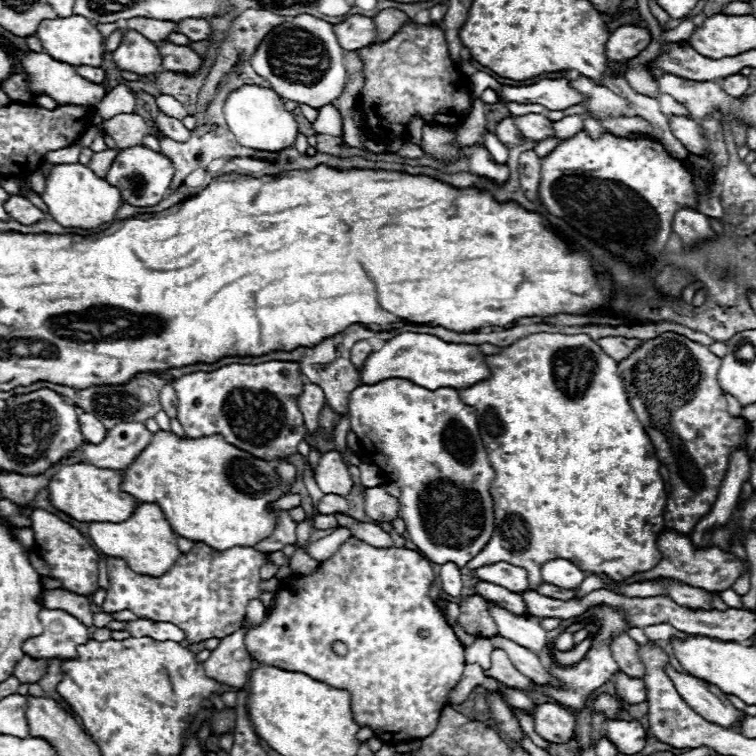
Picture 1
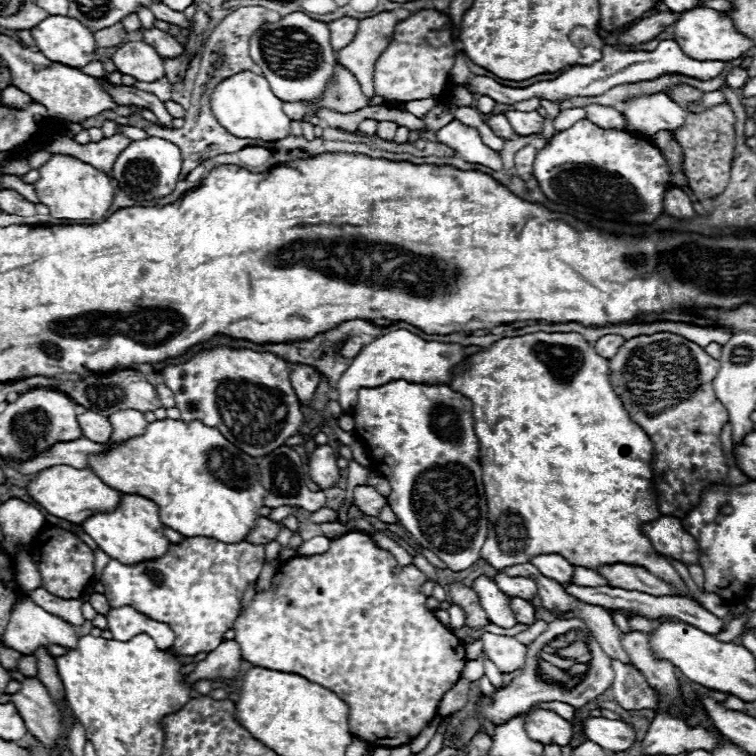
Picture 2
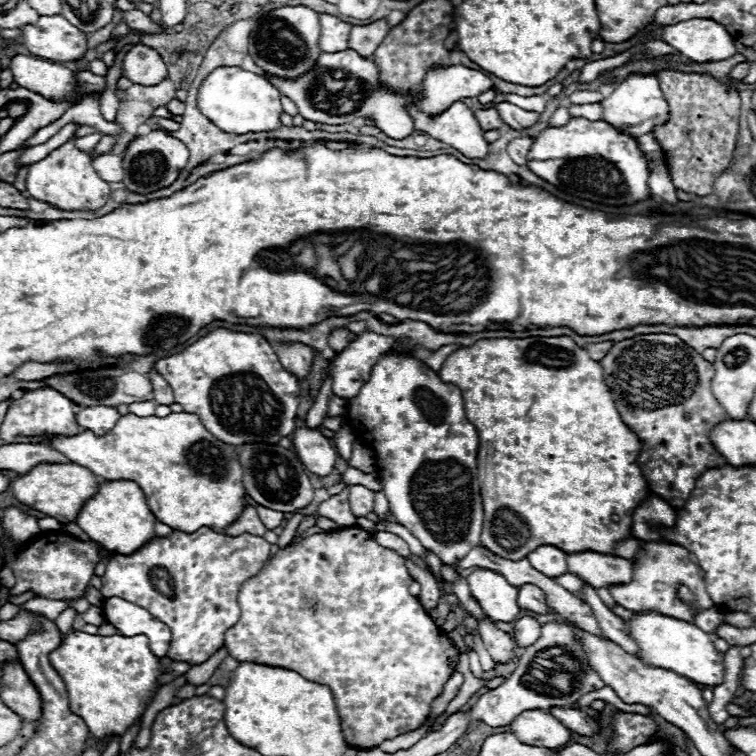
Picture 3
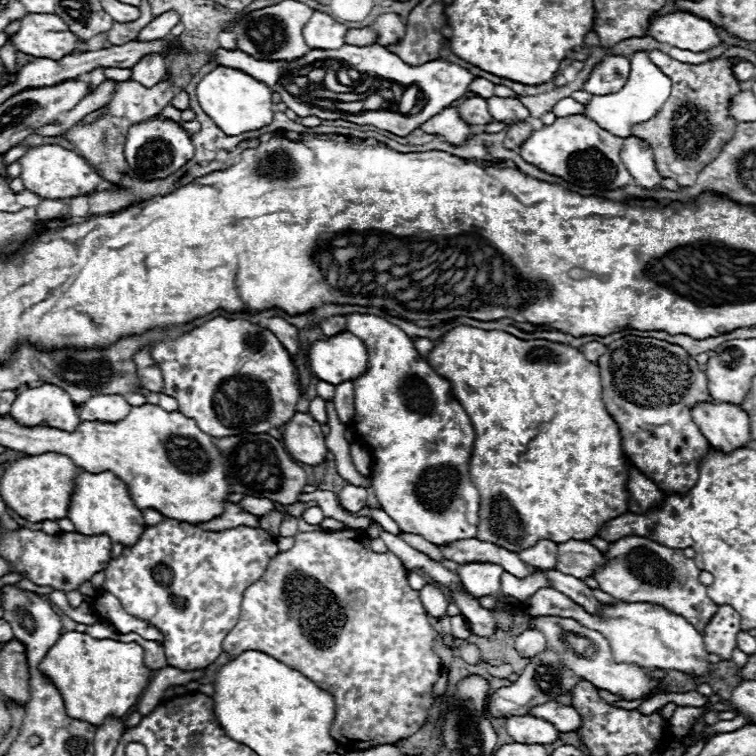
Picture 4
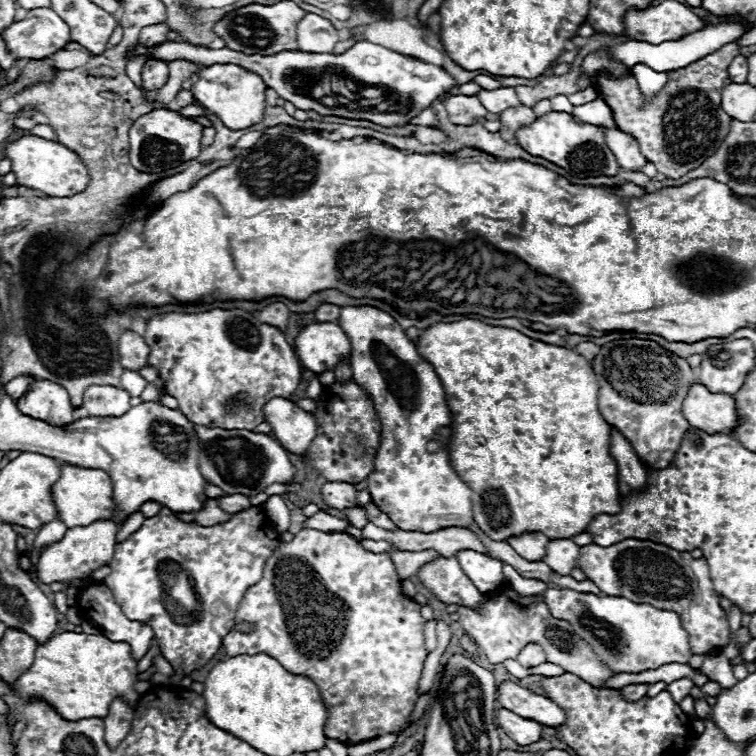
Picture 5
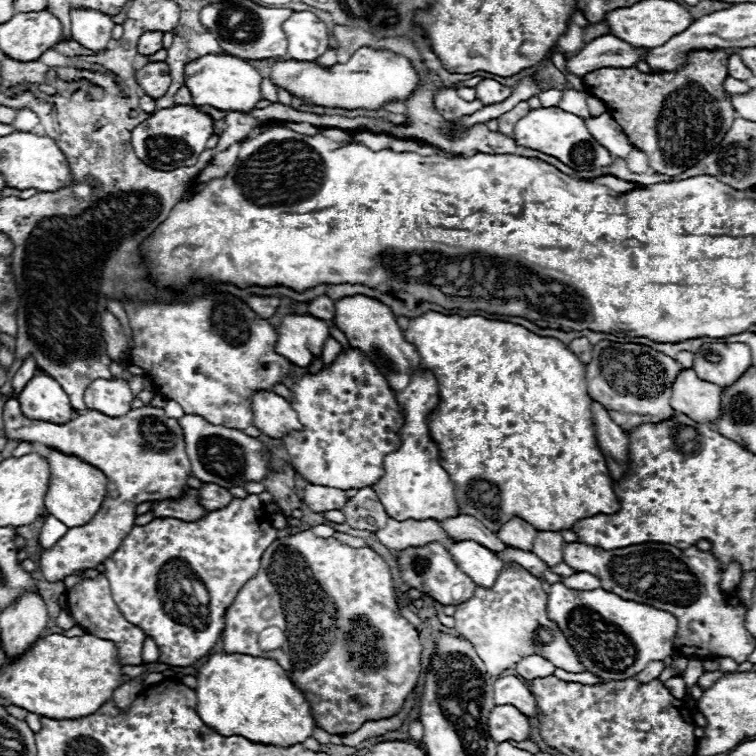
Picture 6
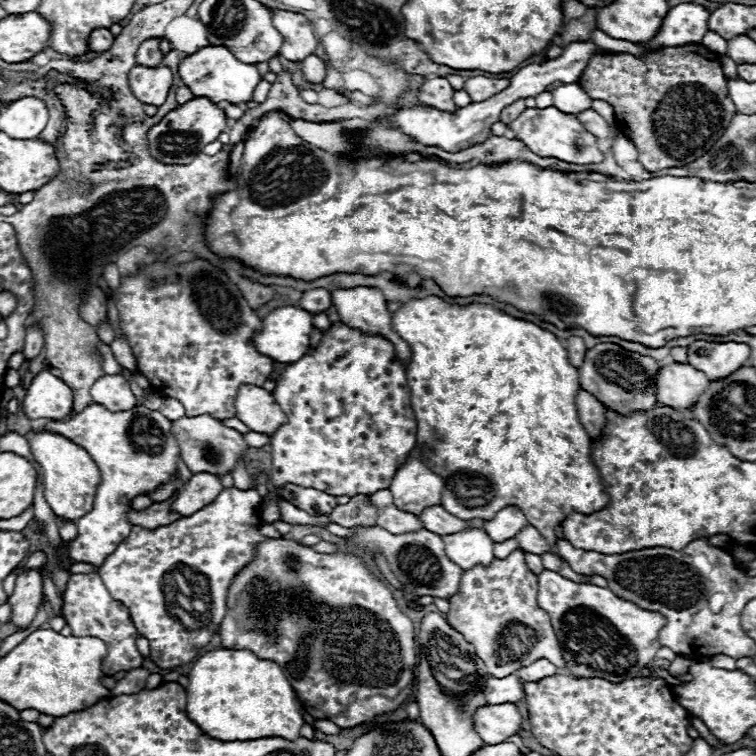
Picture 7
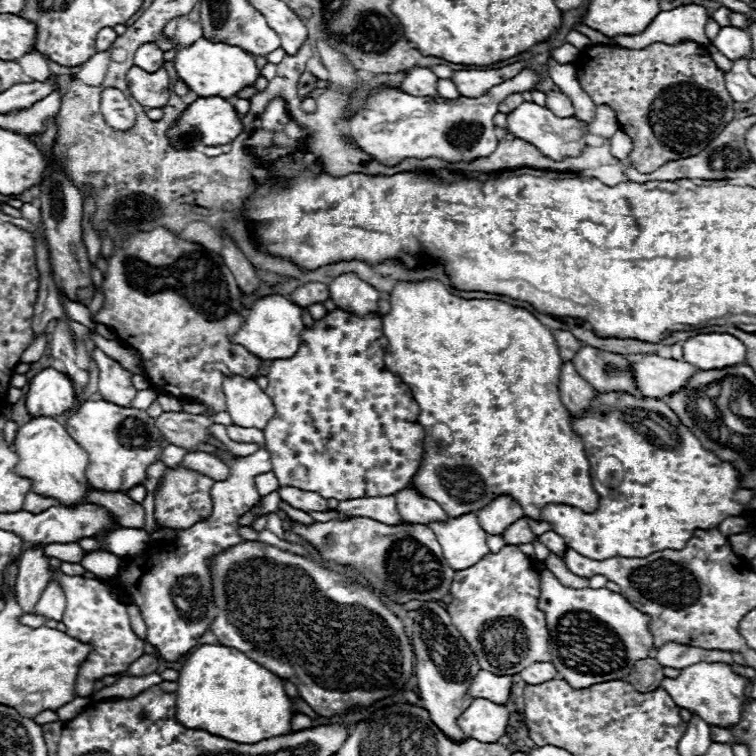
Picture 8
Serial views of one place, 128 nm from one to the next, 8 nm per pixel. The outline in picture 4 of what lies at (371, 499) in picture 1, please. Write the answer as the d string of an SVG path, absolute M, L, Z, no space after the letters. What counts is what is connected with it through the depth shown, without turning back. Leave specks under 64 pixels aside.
M346 484L340 492L338 492L338 500L340 504L348 510L348 512L358 512L366 506L366 498L368 498L368 490L362 486L352 486Z

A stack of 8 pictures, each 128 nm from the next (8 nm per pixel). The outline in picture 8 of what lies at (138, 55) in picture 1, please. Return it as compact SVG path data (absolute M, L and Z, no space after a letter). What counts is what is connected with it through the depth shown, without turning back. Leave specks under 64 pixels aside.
M132 66L126 74L130 94L144 108L164 108L170 98L170 76L164 68L156 72L144 72L138 66Z

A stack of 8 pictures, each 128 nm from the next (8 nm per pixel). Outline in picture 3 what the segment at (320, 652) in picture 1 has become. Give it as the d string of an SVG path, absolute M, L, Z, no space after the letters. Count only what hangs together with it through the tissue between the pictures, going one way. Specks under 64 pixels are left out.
M354 526L354 528L342 528L342 530L302 538L296 544L288 544L284 550L278 550L274 554L274 558L262 568L262 572L258 572L254 578L244 582L244 586L238 594L240 620L226 632L228 654L232 658L236 658L238 662L240 660L256 660L258 664L272 664L276 668L288 668L288 670L300 672L300 676L304 676L306 680L326 684L334 694L334 700L336 700L336 706L340 712L342 734L344 734L346 742L358 750L374 748L374 746L382 744L384 740L392 740L400 734L412 732L426 722L432 702L442 694L444 684L454 674L456 664L458 664L458 656L460 656L458 648L452 644L452 640L446 636L446 632L436 626L436 622L424 610L420 600L408 592L410 584L412 584L412 576L408 574L408 570L404 566L404 558L398 552L376 544L374 536L362 528Z

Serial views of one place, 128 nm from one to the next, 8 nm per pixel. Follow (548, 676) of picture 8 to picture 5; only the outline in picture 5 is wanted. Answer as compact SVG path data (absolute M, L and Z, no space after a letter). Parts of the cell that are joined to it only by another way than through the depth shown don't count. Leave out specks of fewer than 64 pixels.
M526 644L526 646L520 650L520 654L518 654L516 660L518 660L524 668L532 668L532 666L538 666L538 664L546 662L546 654L544 654L544 650L542 650L538 644Z

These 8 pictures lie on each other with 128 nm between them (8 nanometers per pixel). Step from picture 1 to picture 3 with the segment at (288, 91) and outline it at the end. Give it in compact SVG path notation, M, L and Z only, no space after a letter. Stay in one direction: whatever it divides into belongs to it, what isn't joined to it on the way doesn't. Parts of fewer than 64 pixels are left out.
M284 6L278 10L270 10L258 22L258 26L250 32L248 52L252 54L256 66L270 76L280 76L286 80L296 80L306 72L314 70L320 52L320 22L318 14L306 6Z

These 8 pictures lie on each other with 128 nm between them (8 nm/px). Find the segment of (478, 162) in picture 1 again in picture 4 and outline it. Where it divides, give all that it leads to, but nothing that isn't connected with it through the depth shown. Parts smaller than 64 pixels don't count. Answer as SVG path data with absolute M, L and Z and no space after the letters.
M450 106L446 108L444 112L436 114L434 118L430 118L428 122L424 122L420 126L426 134L438 134L438 136L444 136L450 144L454 146L462 146L466 144L474 134L470 130L470 124L466 124L462 118L460 118L460 110L456 106Z

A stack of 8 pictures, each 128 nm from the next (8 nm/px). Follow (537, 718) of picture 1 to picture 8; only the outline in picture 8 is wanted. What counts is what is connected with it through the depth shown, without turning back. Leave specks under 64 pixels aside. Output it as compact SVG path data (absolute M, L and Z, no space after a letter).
M474 698L472 704L458 716L458 726L470 738L492 744L506 734L510 712L502 704Z

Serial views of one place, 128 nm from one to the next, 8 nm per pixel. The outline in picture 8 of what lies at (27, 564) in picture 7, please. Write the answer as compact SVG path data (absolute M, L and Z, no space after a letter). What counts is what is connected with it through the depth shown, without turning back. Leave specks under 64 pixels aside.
M68 542L68 544L48 544L44 548L44 556L78 564L84 558L84 550L76 542Z

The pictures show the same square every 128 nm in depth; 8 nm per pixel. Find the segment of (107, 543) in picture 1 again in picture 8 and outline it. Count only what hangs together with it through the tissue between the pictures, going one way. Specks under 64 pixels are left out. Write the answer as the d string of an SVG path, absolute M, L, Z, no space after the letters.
M40 416L20 426L16 432L14 450L20 456L16 472L32 480L32 492L46 498L56 498L62 506L78 506L86 502L84 496L88 490L88 454L84 452L84 448L80 448L80 444L76 444L76 440L68 436L66 428L54 418Z

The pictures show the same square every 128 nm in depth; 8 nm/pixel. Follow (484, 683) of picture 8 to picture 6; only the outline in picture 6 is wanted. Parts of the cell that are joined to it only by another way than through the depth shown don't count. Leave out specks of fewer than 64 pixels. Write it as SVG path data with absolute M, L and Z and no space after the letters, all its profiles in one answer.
M502 676L494 682L494 704L512 704L528 718L540 716L540 708L532 692L516 676Z

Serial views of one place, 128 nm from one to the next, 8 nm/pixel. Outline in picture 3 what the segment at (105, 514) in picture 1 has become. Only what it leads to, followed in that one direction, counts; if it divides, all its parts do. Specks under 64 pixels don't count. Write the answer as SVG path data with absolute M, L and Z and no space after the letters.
M40 464L34 470L30 470L24 476L18 476L12 482L12 490L14 496L26 504L32 506L56 520L60 520L62 524L74 522L76 516L80 514L80 508L92 498L96 496L96 492L100 490L102 480L92 474L88 468L78 466L78 464Z

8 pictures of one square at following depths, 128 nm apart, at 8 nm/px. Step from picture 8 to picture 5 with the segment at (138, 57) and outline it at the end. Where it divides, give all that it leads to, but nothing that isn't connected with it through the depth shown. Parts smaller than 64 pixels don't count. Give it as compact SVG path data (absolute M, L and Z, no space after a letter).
M166 22L164 24L152 24L148 28L142 28L138 40L146 46L154 46L158 42L164 42L168 38L168 32L170 32L170 26Z

